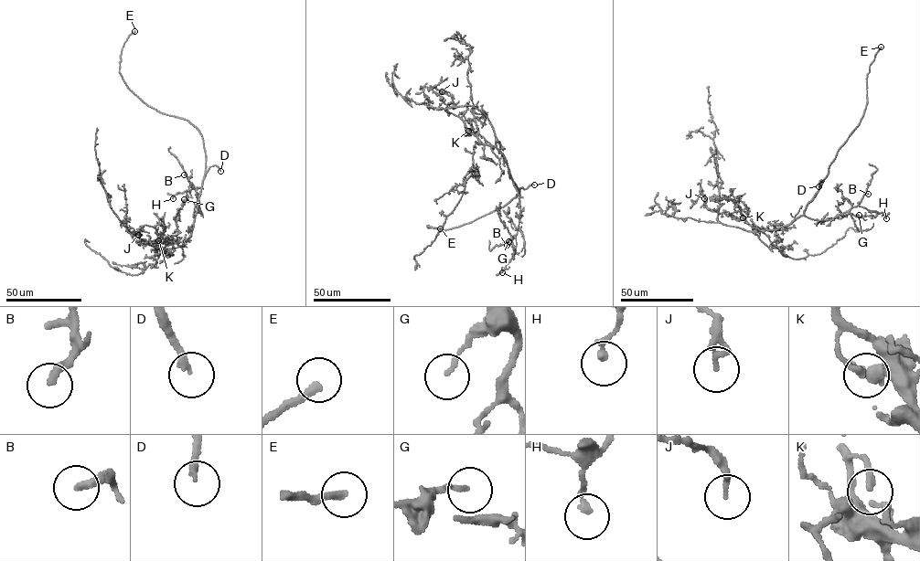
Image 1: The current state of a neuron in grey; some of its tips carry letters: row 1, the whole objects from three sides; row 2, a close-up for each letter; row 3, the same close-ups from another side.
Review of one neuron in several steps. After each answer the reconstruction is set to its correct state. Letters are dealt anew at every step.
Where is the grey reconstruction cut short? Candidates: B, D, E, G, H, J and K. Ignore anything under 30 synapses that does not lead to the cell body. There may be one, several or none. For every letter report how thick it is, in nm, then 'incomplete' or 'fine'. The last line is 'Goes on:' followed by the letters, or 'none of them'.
B: calibre 240 nm; incomplete
D: calibre 200 nm; incomplete
E: calibre 260 nm; incomplete
G: calibre 130 nm; fine
H: calibre 240 nm; fine
J: calibre 190 nm; fine
K: calibre 190 nm; fine
Goes on: B, D, E

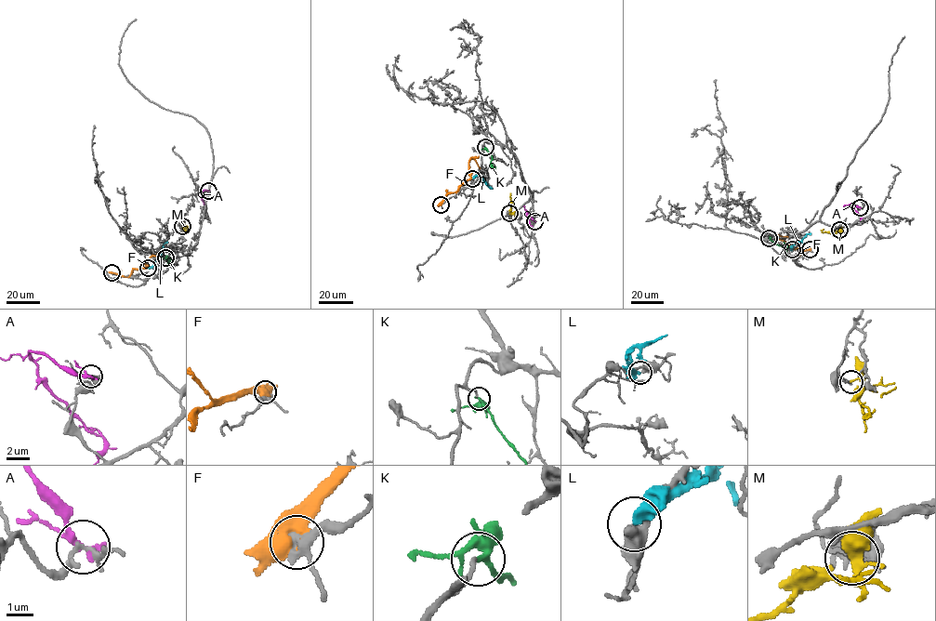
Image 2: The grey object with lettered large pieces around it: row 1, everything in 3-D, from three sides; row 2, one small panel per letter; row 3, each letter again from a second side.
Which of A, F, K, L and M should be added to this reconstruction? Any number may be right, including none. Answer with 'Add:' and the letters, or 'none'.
Add: K

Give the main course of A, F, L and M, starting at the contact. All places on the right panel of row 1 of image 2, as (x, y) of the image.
A: (860, 207), (851, 204), (861, 216), (860, 219)
F: (810, 249), (799, 255), (797, 248), (792, 248), (776, 236), (787, 236)
L: (792, 249), (793, 245), (811, 233)
M: (840, 230), (833, 233), (823, 232), (823, 229)

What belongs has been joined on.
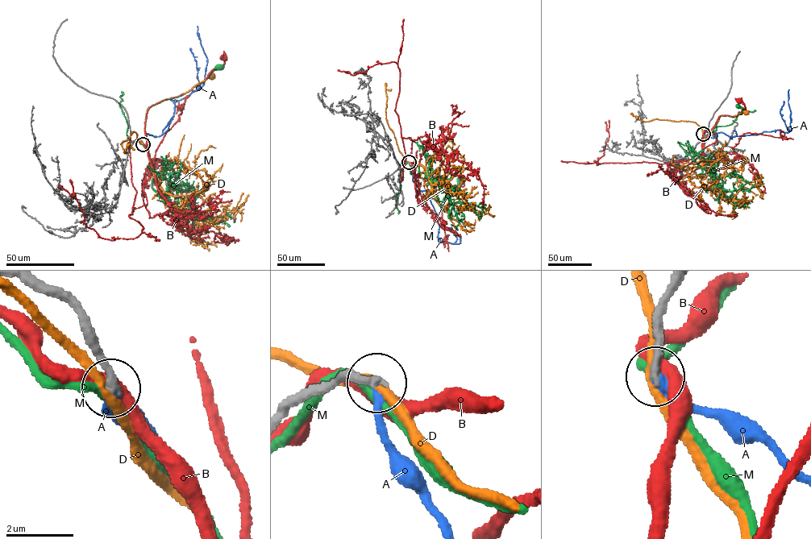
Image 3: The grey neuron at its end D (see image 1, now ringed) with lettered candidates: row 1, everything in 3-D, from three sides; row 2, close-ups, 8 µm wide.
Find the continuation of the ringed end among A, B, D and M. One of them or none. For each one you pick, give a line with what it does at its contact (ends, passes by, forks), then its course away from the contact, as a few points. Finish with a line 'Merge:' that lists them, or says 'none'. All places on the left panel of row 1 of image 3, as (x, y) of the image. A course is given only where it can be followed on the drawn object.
A: It ends there. Its course: (143, 143), (145, 134), (162, 134), (174, 111), (172, 99), (183, 99), (203, 84), (207, 59), (197, 26)
Merge: A

